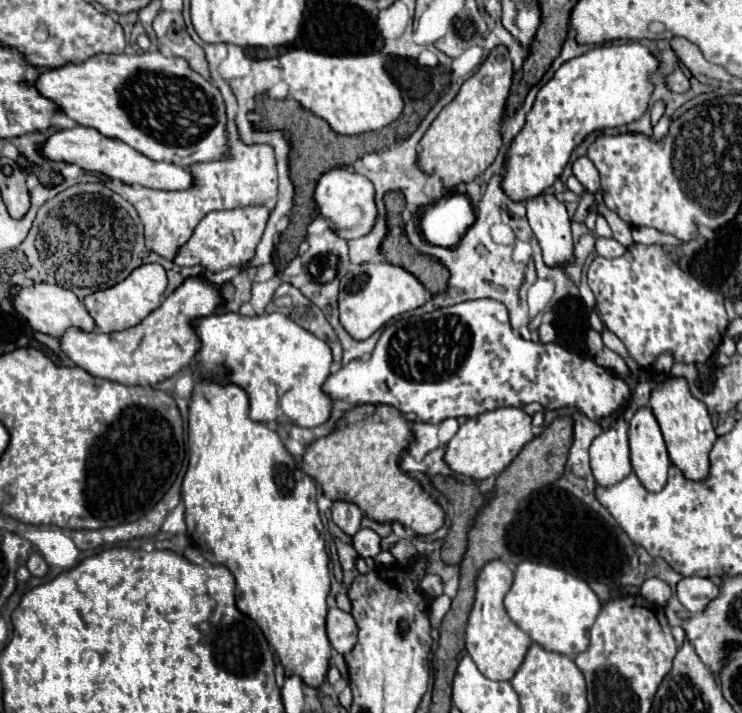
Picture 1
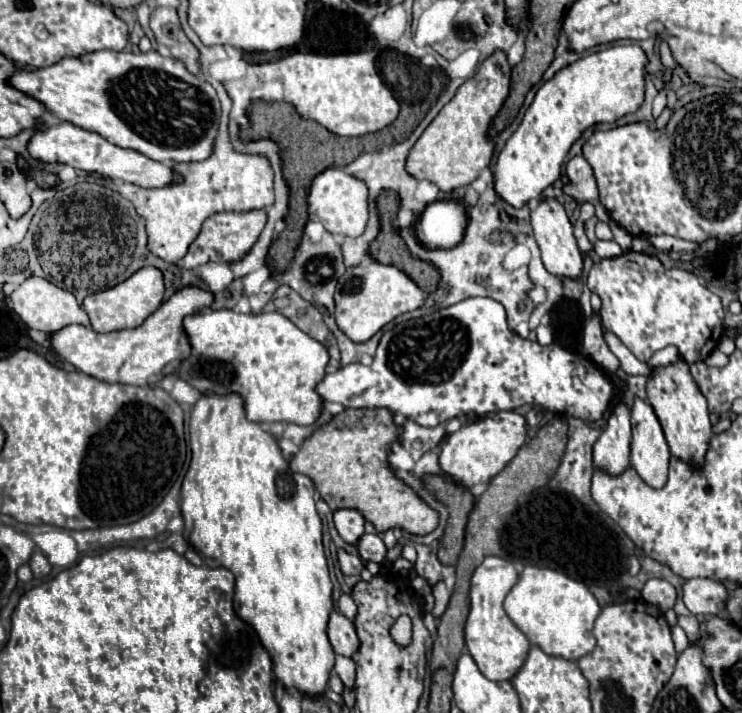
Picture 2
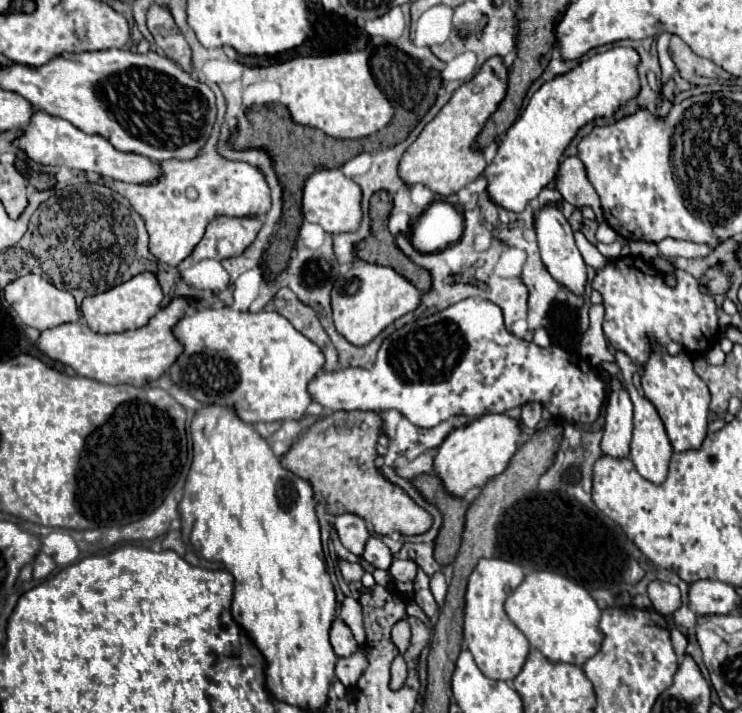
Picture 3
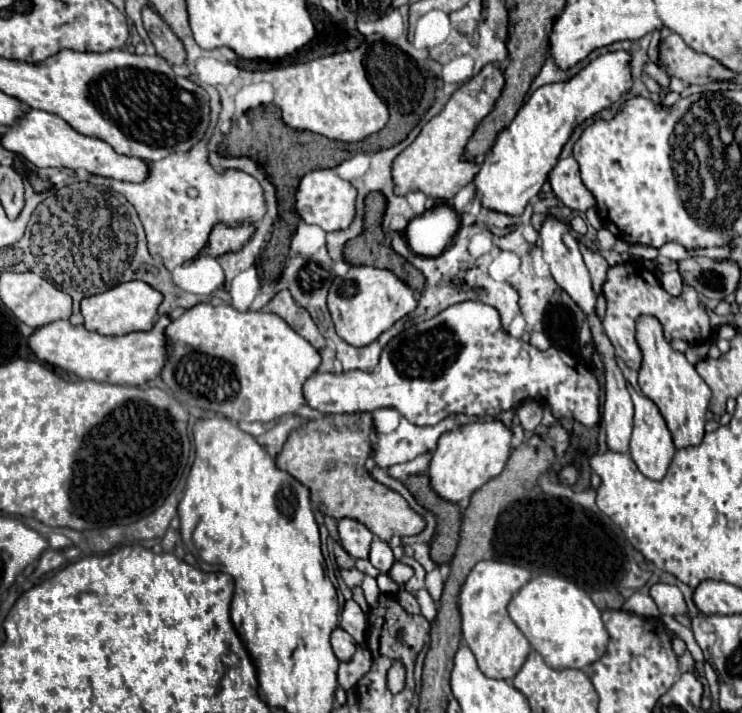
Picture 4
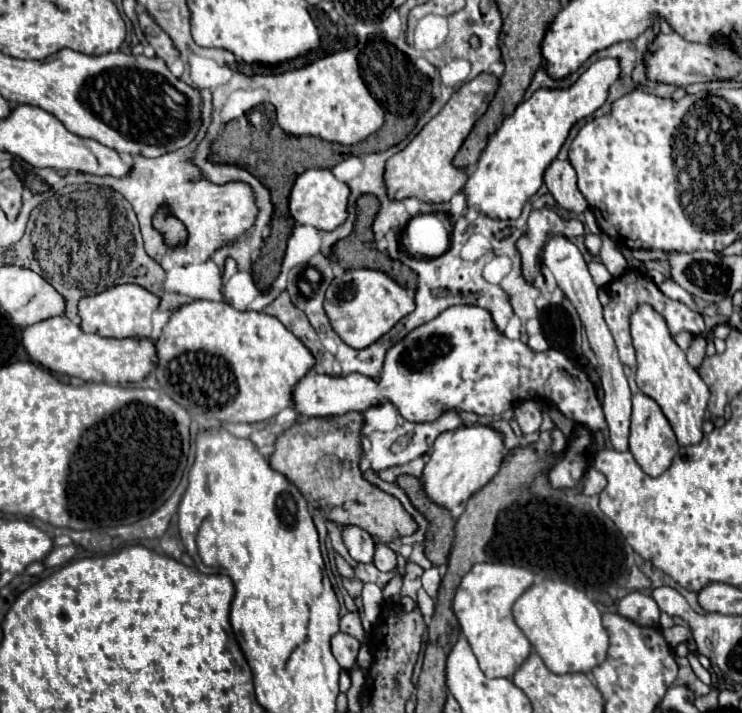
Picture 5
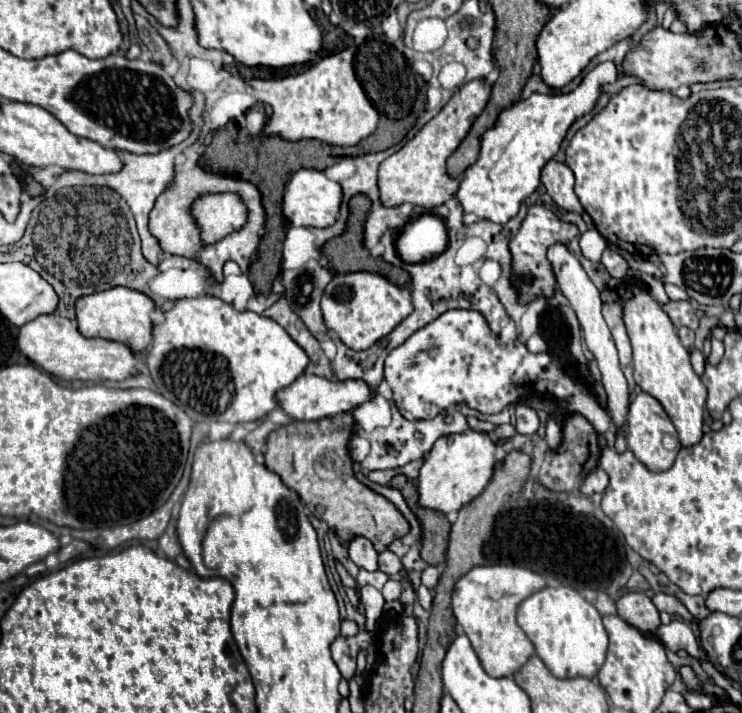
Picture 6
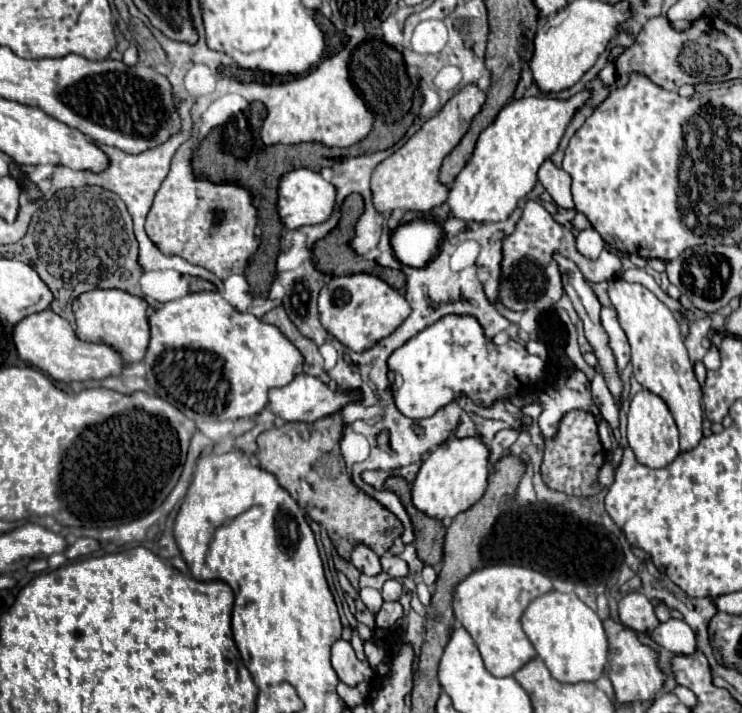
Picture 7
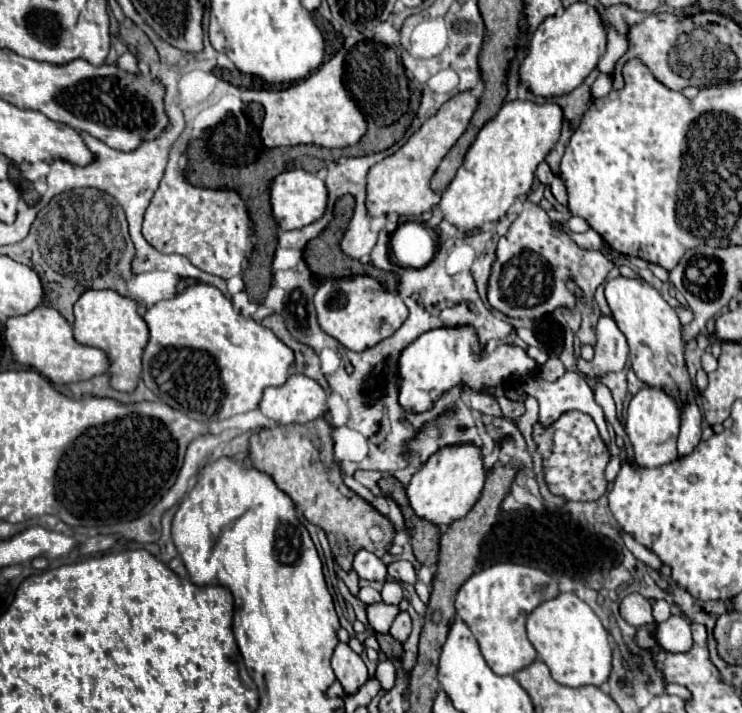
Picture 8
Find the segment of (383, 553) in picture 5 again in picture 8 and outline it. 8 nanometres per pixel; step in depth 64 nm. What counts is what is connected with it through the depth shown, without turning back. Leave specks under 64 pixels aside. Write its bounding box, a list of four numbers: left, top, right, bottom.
[388,560,416,584]

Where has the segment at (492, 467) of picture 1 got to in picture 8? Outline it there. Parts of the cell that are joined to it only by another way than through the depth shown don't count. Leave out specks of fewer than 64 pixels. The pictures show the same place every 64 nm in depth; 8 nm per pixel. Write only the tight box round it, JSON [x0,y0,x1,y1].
[406,442,486,526]

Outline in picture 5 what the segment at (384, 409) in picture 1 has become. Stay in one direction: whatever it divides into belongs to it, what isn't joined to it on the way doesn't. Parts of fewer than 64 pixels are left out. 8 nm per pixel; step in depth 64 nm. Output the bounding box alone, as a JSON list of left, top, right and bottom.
[270,412,418,544]

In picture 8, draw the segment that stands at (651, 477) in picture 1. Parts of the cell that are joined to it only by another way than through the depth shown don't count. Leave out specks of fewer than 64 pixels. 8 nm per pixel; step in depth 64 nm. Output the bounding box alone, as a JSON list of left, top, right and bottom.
[626,388,680,468]

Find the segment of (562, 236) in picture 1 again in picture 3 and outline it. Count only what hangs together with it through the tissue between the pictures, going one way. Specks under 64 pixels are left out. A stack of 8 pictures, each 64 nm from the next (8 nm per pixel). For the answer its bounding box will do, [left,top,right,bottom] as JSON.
[536,206,586,294]

